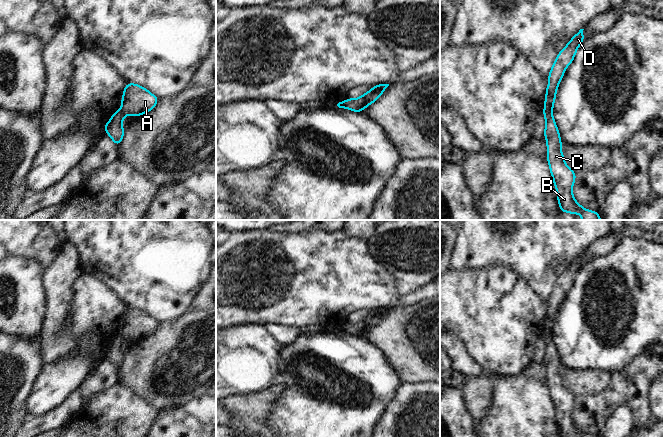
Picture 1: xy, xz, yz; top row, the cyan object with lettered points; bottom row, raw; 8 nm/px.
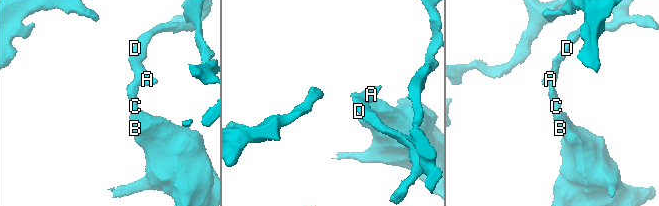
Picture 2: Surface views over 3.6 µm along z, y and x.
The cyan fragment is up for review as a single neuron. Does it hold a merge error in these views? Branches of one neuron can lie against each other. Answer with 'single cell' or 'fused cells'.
fused cells

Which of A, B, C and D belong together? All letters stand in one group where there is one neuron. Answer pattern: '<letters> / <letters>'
A D / B C

